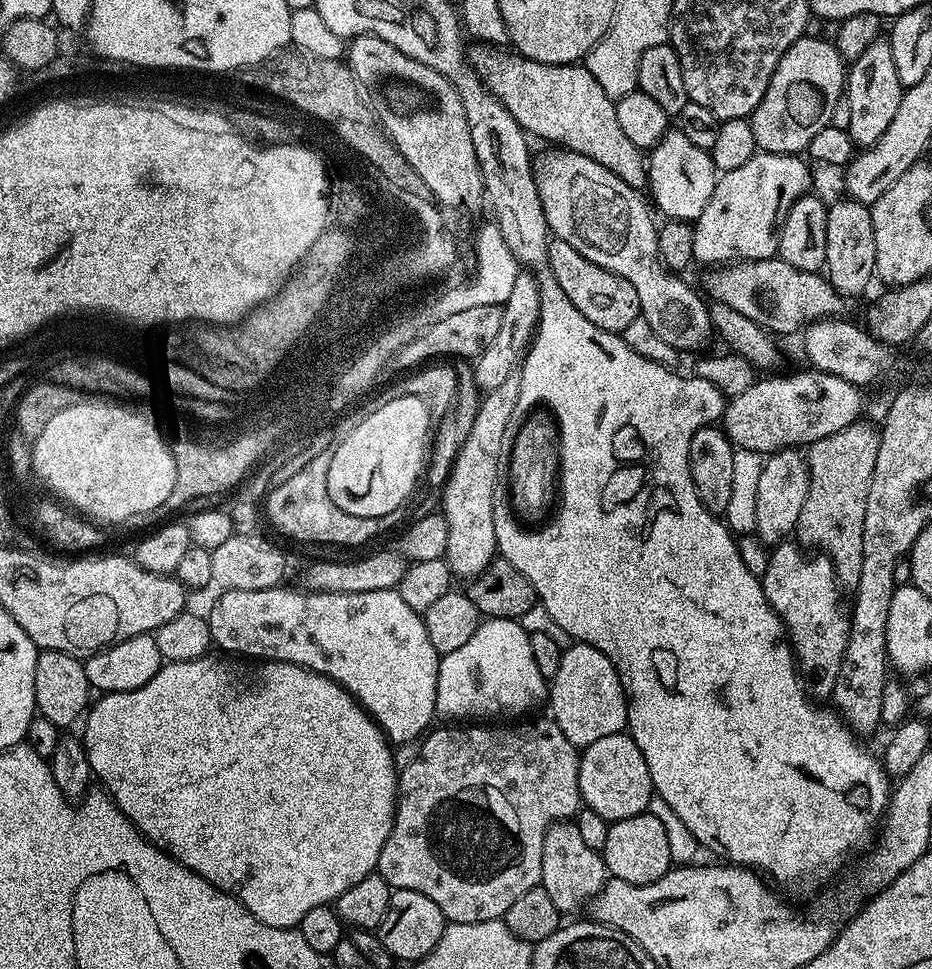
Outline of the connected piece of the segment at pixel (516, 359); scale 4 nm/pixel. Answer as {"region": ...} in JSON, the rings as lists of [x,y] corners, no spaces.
{"region":[[[522,270],[514,278],[514,286],[510,289],[510,298],[502,306],[498,334],[490,341],[490,346],[482,350],[482,354],[474,360],[474,378],[480,390],[489,390],[501,385],[510,372],[521,367],[526,349],[540,327],[540,287],[536,277],[527,270]]]}

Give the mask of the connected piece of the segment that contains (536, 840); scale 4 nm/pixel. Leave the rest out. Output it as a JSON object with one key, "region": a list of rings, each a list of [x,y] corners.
{"region":[[[528,720],[512,722],[509,728],[496,728],[500,726],[448,726],[452,728],[440,728],[429,731],[423,737],[424,745],[420,753],[401,767],[398,772],[398,791],[396,793],[396,816],[392,819],[392,829],[386,838],[386,842],[380,851],[380,857],[376,867],[382,878],[386,878],[388,885],[402,890],[414,890],[418,894],[426,894],[438,910],[442,910],[445,921],[453,924],[462,922],[486,922],[487,920],[501,919],[510,906],[526,890],[537,887],[542,874],[542,842],[546,842],[548,827],[557,822],[568,822],[575,817],[582,807],[580,791],[578,790],[578,766],[580,765],[580,752],[558,730],[555,720]]]}

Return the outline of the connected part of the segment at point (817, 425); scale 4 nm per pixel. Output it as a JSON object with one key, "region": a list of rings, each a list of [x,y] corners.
{"region":[[[807,371],[772,376],[769,380],[758,378],[750,390],[731,397],[722,417],[728,441],[746,452],[771,454],[784,448],[799,449],[818,442],[818,438],[830,438],[830,434],[838,434],[838,430],[846,430],[846,426],[861,419],[864,396],[857,385],[846,382],[846,378],[834,378],[834,374]]]}

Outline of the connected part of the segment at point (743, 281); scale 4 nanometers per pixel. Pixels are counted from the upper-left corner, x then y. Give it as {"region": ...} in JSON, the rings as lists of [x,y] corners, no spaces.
{"region":[[[779,258],[745,260],[705,272],[708,273],[704,276],[703,291],[708,291],[715,303],[730,306],[730,310],[738,310],[738,314],[746,314],[746,318],[758,322],[773,334],[781,332],[788,336],[818,320],[839,317],[846,304],[845,297],[838,295],[820,272],[798,270]]]}

